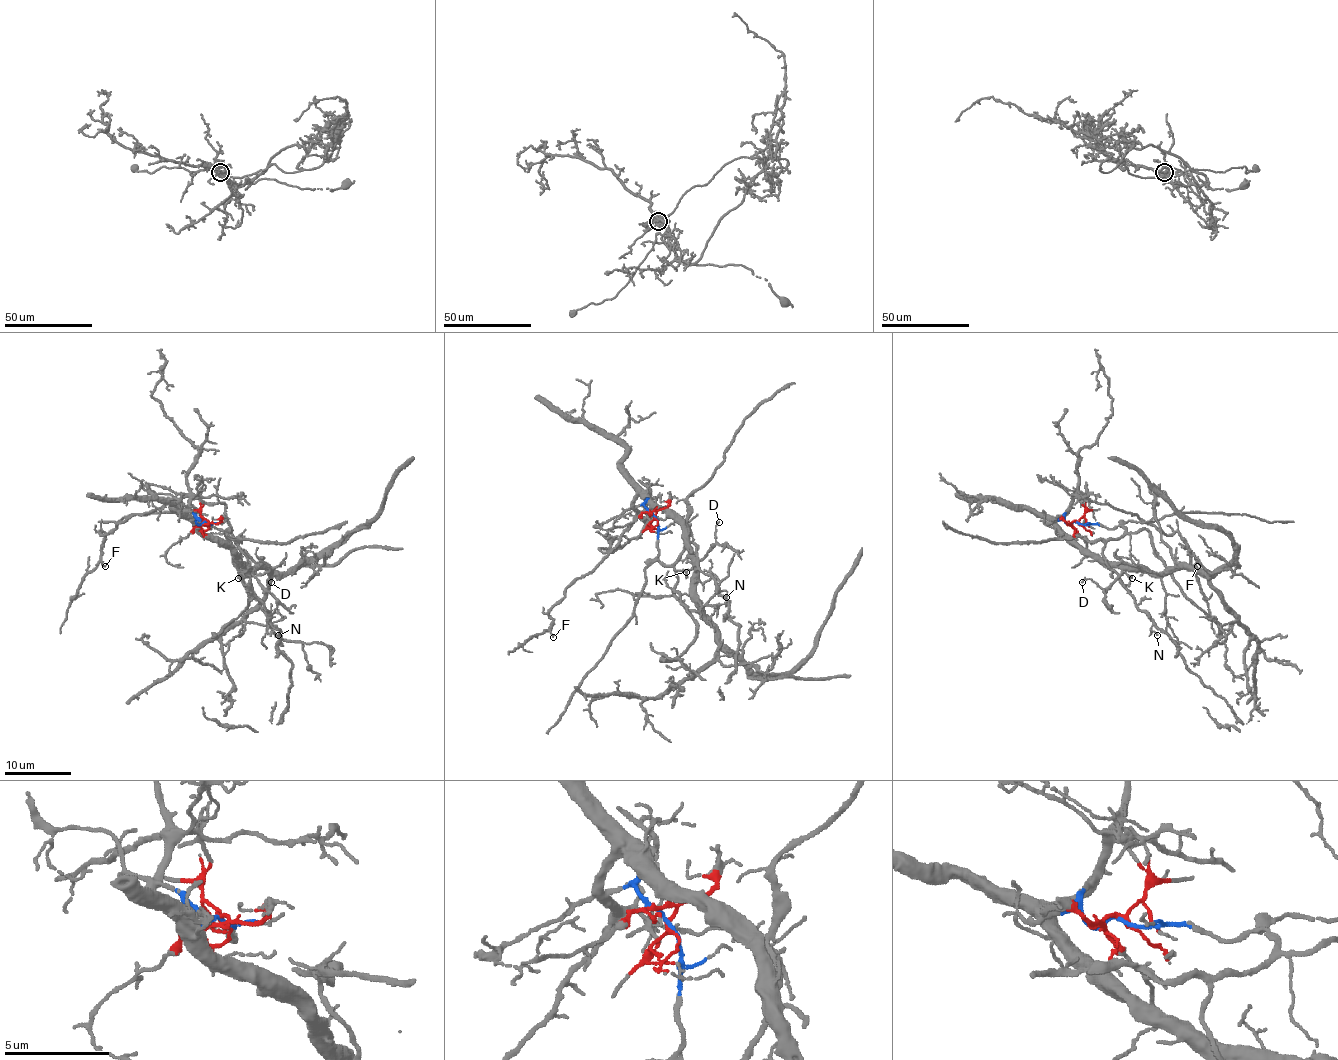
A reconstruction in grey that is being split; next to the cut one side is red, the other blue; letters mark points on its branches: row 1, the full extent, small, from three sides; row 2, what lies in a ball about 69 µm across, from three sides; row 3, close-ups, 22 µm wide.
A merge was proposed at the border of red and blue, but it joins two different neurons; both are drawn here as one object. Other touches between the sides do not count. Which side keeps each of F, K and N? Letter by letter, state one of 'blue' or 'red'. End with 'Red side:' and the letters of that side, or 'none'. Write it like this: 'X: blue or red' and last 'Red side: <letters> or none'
F: red
K: blue
N: blue
Red side: F

